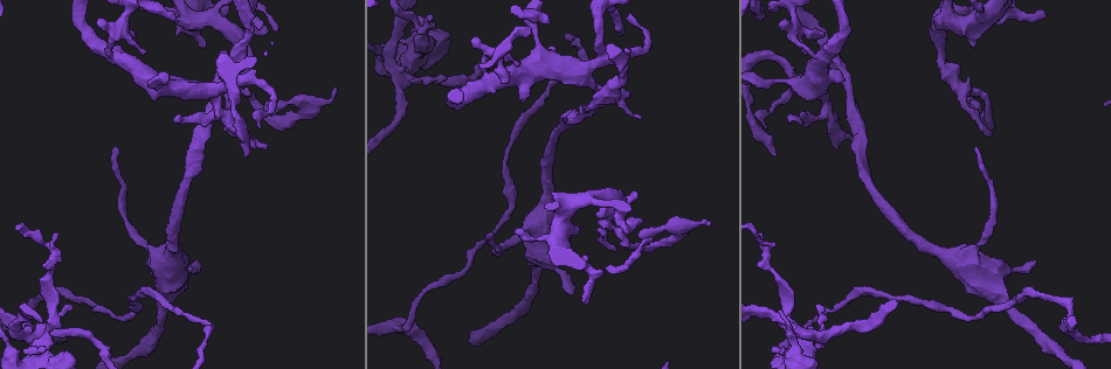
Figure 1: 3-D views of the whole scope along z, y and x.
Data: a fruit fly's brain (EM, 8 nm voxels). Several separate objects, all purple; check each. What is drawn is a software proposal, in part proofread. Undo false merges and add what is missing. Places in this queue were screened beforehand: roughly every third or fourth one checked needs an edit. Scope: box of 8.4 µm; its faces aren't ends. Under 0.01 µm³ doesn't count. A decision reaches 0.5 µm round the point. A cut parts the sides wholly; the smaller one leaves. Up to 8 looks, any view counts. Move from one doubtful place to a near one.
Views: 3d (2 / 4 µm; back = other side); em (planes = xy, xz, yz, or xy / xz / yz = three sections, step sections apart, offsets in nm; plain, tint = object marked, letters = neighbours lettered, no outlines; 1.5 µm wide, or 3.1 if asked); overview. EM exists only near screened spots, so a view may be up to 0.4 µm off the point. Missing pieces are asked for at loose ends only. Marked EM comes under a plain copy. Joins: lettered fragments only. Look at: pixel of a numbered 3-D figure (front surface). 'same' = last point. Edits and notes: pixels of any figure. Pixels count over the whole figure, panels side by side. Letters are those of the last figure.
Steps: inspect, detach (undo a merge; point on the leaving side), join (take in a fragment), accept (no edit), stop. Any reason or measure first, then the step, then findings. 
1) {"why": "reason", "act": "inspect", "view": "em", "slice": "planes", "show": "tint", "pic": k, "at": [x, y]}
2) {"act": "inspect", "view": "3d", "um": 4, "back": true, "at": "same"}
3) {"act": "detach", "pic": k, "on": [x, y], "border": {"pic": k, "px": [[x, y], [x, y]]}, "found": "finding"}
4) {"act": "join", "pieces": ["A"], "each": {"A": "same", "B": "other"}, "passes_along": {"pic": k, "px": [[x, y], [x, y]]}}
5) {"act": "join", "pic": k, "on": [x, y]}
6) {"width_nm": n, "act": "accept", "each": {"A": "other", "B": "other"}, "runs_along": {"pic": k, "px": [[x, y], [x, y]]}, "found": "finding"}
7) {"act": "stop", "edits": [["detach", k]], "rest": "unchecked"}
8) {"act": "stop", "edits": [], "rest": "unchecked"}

{"why": "branch stops here", "act": "inspect", "view": "em", "slice": "yz", "step": 4, "show": "tint", "pic": 1, "at": [663, 226]}

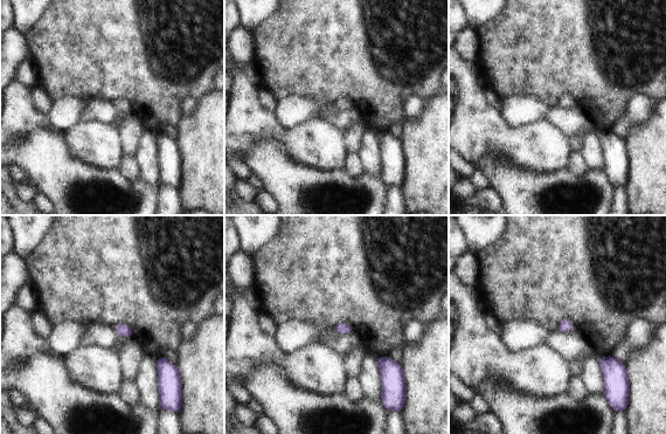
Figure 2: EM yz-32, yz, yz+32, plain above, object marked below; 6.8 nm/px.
{"act": "inspect", "view": "em", "slice": "planes", "show": "letters", "at": "same"}

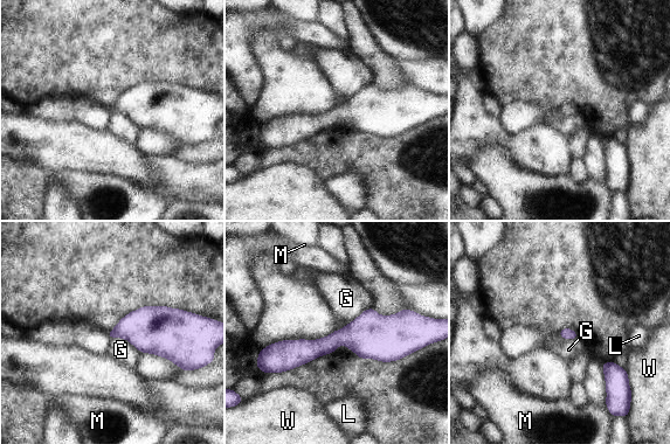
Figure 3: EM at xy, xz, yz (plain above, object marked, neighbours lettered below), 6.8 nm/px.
{"act": "accept", "each": {"G": "other", "L": "other", "M": "other", "W": "other"}, "border": {"pic": 3, "px": [[111, 338], [125, 338], [140, 352]]}, "found": "no lettered fragment goes on from it"}

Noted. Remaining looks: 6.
{"why": "branch stops here", "act": "inspect", "view": "3d", "um": 2, "pic": 1, "at": [267, 145]}

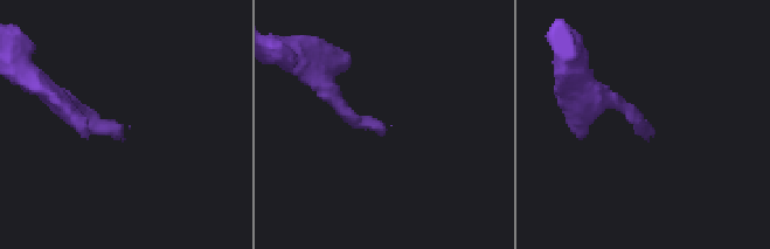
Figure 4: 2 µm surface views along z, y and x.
{"act": "inspect", "view": "em", "slice": "yz", "step": 8, "show": "letters", "pic": 4, "at": [120, 126]}

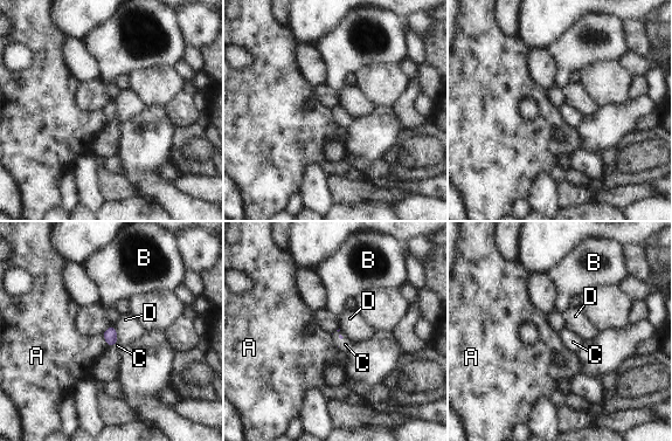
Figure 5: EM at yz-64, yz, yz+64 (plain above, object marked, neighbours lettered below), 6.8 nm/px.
{"why": "another direction", "act": "inspect", "view": "em", "slice": "planes", "show": "letters", "at": "same"}

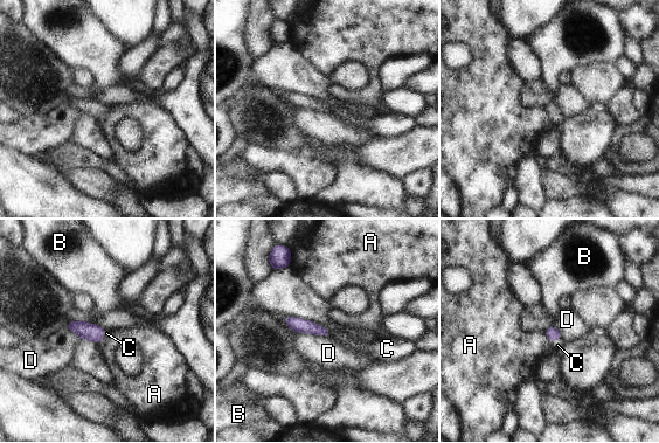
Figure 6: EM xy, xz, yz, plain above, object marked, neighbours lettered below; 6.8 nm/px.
{"longest_contact_nm": ["D", 260], "act": "join", "pieces": ["C"], "each": {"A": "other", "B": "other", "C": "same", "D": "other"}, "passes_along": {"pic": 6, "px": [[553, 333], [555, 339], [557, 345]]}, "found": "it goes on there"}

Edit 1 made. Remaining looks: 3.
{"act": "stop", "edits": [["join", 6]], "rest": "unchecked"}

